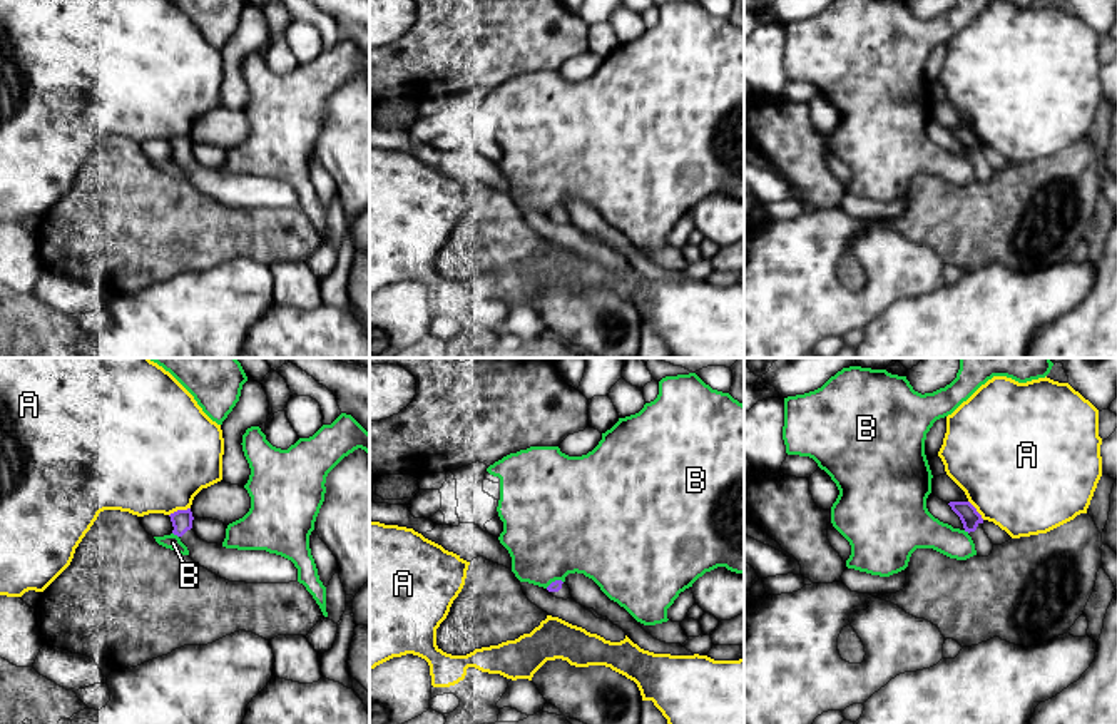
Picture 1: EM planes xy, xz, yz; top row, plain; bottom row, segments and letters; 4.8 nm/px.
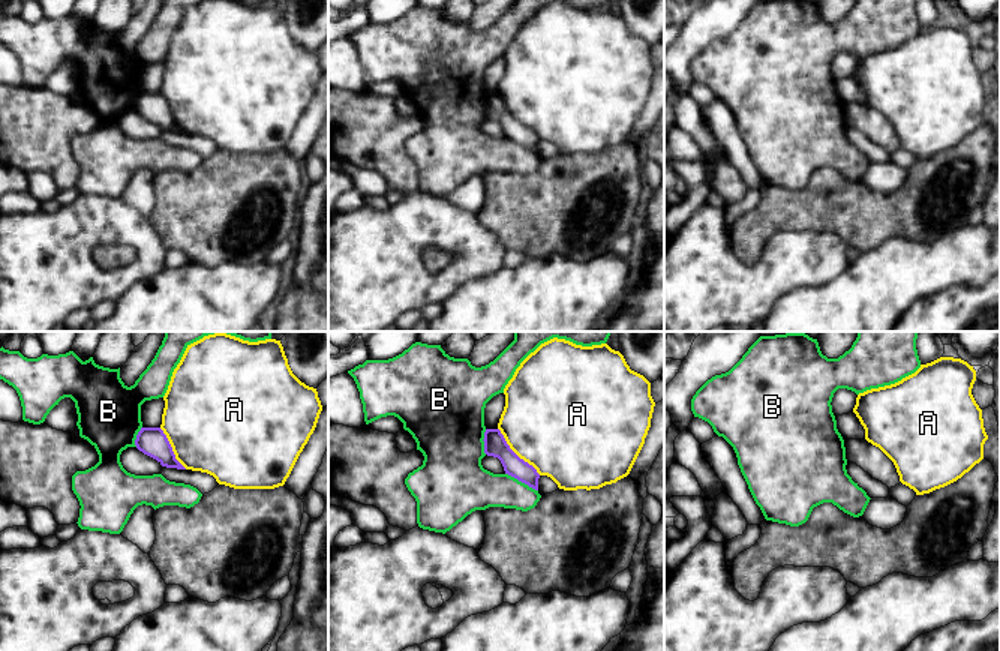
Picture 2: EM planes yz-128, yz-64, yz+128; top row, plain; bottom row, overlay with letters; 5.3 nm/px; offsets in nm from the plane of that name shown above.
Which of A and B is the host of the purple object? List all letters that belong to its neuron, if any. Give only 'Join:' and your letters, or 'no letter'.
Join: no letter

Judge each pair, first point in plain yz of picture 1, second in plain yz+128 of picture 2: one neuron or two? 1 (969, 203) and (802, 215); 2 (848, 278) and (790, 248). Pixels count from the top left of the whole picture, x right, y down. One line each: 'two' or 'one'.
1: one
2: two

